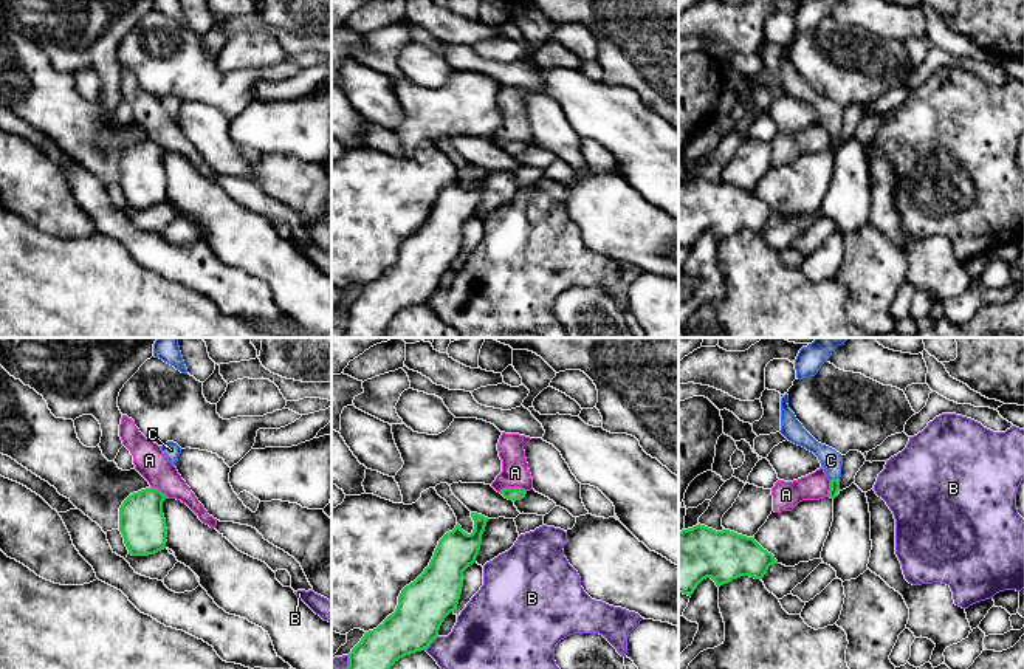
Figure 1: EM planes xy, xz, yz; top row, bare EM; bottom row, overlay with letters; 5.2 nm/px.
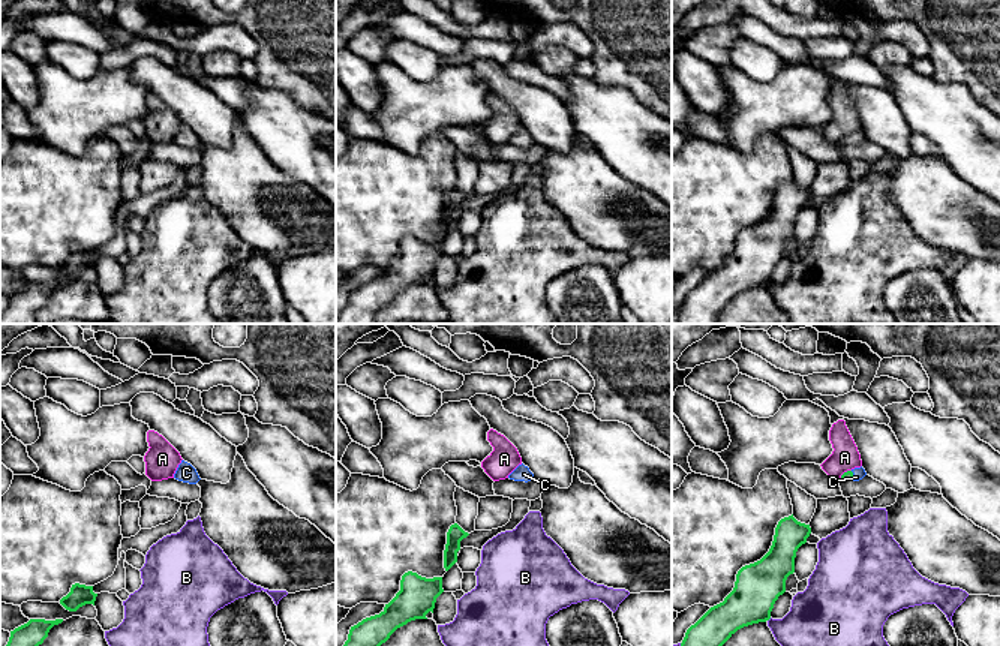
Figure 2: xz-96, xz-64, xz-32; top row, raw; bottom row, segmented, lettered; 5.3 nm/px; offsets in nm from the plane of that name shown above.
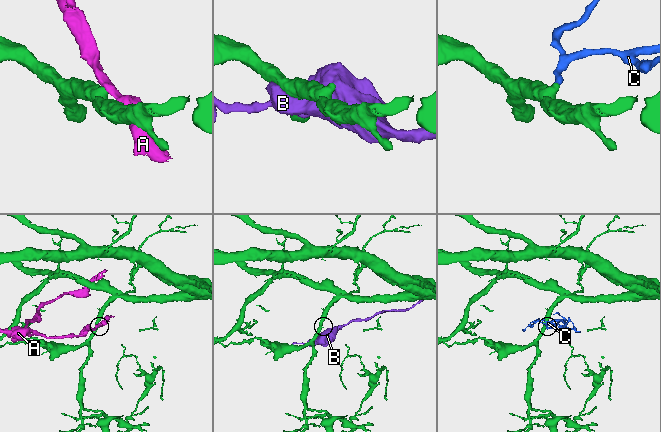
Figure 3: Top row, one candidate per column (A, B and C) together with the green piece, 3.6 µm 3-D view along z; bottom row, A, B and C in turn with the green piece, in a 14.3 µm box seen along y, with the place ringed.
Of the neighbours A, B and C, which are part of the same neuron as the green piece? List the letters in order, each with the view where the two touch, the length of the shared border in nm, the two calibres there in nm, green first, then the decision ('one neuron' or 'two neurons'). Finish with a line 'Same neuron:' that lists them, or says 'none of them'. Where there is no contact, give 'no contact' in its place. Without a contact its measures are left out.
A: contact in xz; length 140 nm; calibres 70 and 140 nm; two neurons
B: contact in xz; length 100 nm; calibres 260 and 340 nm; two neurons
C: contact in yz; length 50 nm; calibres 50 and 120 nm; one neuron
Same neuron: C

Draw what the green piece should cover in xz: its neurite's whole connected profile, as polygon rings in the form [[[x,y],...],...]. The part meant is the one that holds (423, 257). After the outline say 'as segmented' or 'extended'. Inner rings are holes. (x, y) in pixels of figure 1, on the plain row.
[[[471,166],[471,170],[474,173],[472,186],[465,186],[459,177],[452,184],[446,186],[438,194],[424,225],[401,243],[395,265],[376,282],[366,285],[352,302],[344,338],[387,338],[384,330],[400,311],[426,304],[438,290],[442,276],[457,262],[463,240],[463,225],[476,215],[482,187],[490,173],[477,166]]] | as segmented

